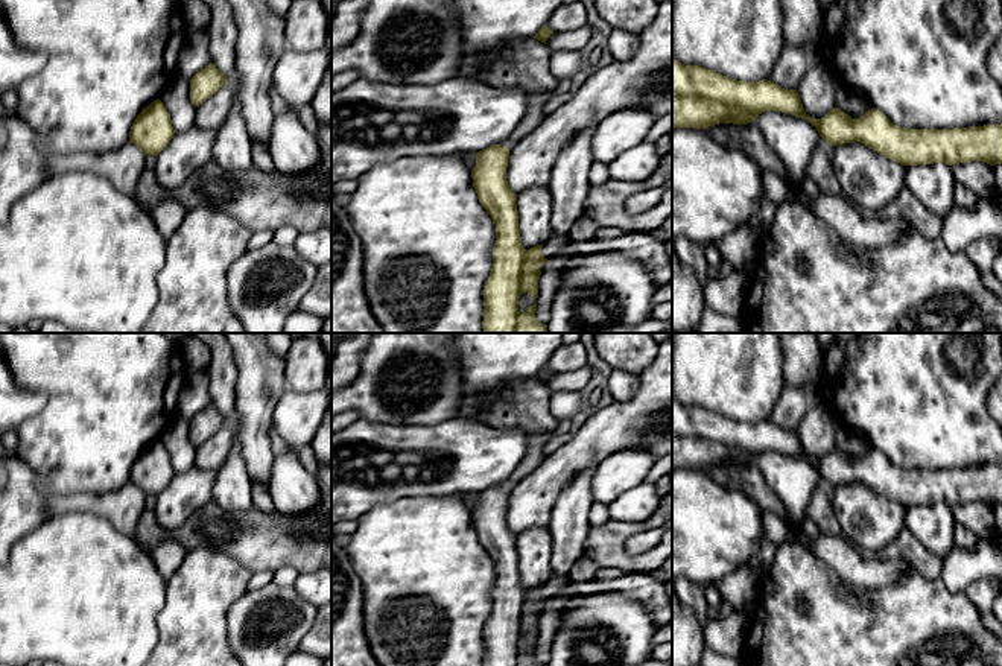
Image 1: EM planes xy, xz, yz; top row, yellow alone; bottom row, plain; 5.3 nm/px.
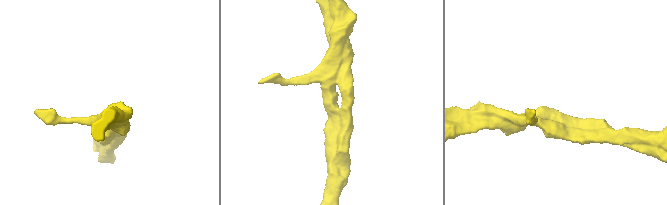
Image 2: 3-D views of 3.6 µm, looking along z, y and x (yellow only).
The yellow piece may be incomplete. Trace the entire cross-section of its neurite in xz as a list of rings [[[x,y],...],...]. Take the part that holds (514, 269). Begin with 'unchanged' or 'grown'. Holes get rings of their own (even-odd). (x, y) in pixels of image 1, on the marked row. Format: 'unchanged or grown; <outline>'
unchanged; [[[494,144],[476,152],[476,166],[471,170],[473,187],[479,196],[479,202],[496,224],[496,243],[493,248],[493,268],[484,286],[484,333],[549,333],[546,324],[540,324],[535,318],[537,304],[526,312],[518,312],[518,298],[528,292],[532,298],[538,298],[538,280],[541,265],[547,265],[547,258],[541,255],[543,245],[525,249],[522,245],[517,211],[517,195],[509,189],[506,181],[509,149]]]

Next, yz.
unchanged; [[[672,58],[672,128],[706,129],[719,123],[747,125],[765,111],[782,111],[807,120],[830,147],[859,141],[902,166],[940,161],[947,166],[970,161],[982,161],[990,166],[1002,163],[1002,123],[953,129],[908,129],[893,125],[876,108],[868,109],[859,119],[851,119],[836,106],[821,119],[810,119],[797,90],[785,90],[768,79],[736,81],[698,65],[684,65]]]

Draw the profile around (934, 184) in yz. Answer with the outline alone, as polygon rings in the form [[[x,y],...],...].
[[[944,163],[903,166],[905,187],[940,219],[955,205],[955,179]]]

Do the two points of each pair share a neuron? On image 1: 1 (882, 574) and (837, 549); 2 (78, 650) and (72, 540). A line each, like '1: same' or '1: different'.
1: same
2: same

